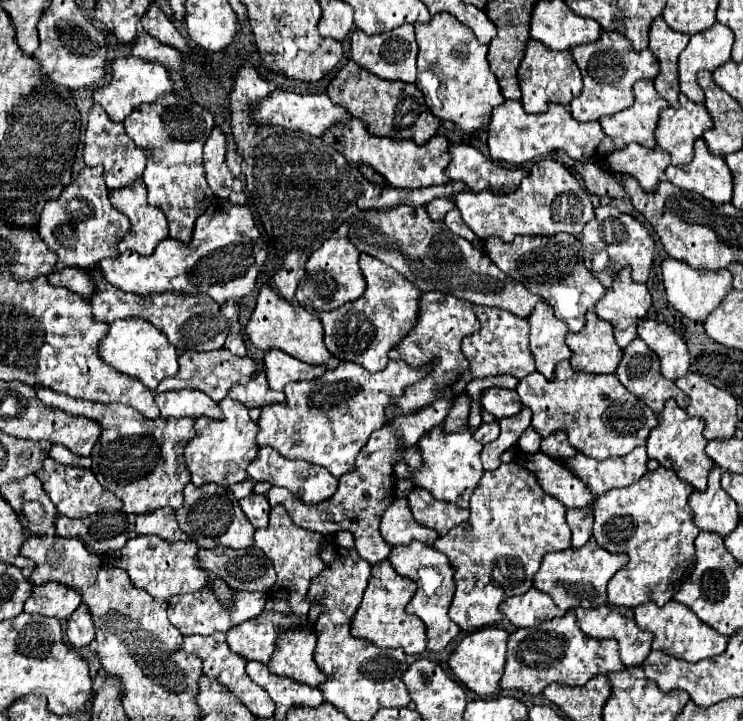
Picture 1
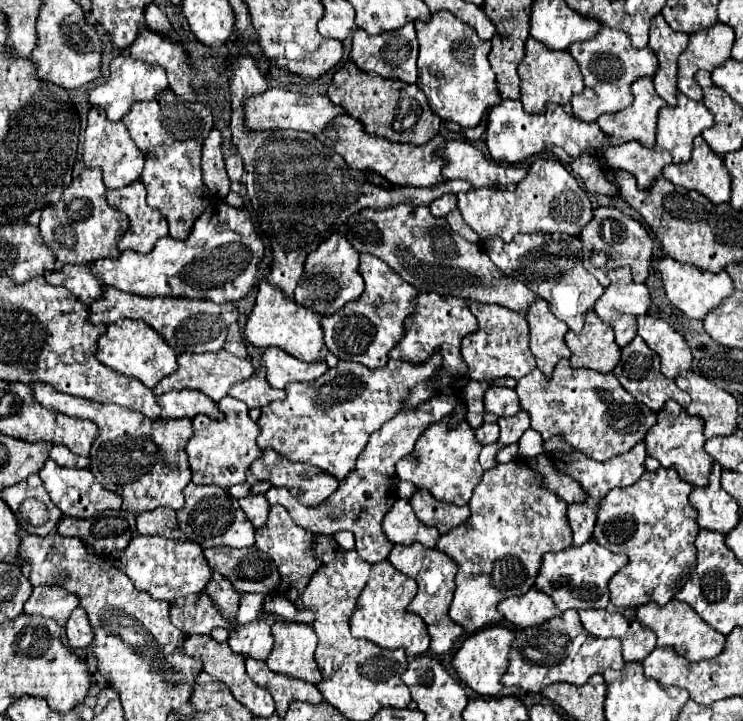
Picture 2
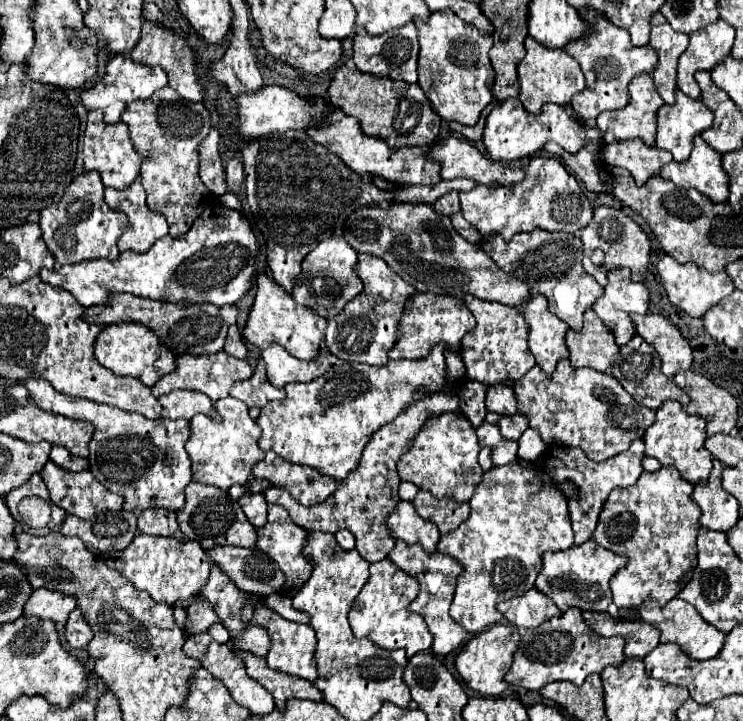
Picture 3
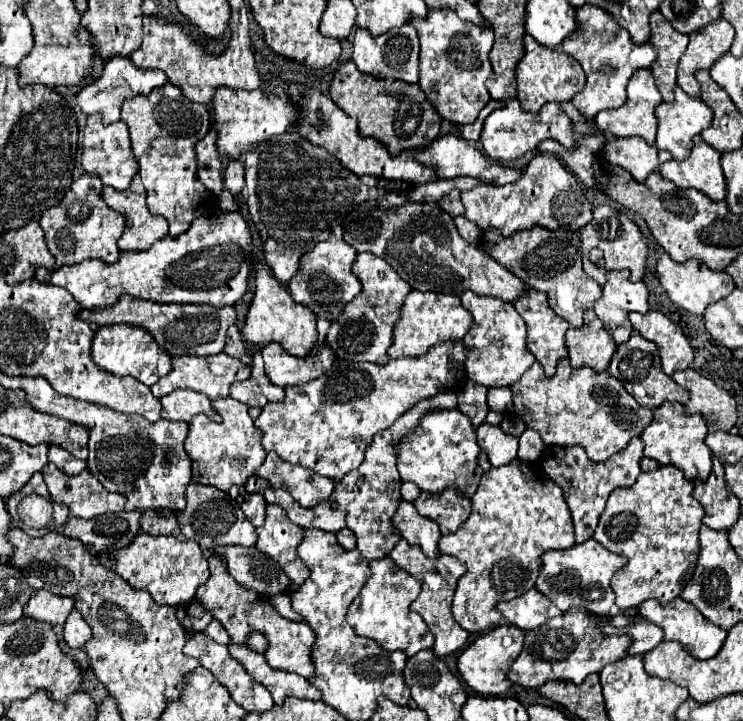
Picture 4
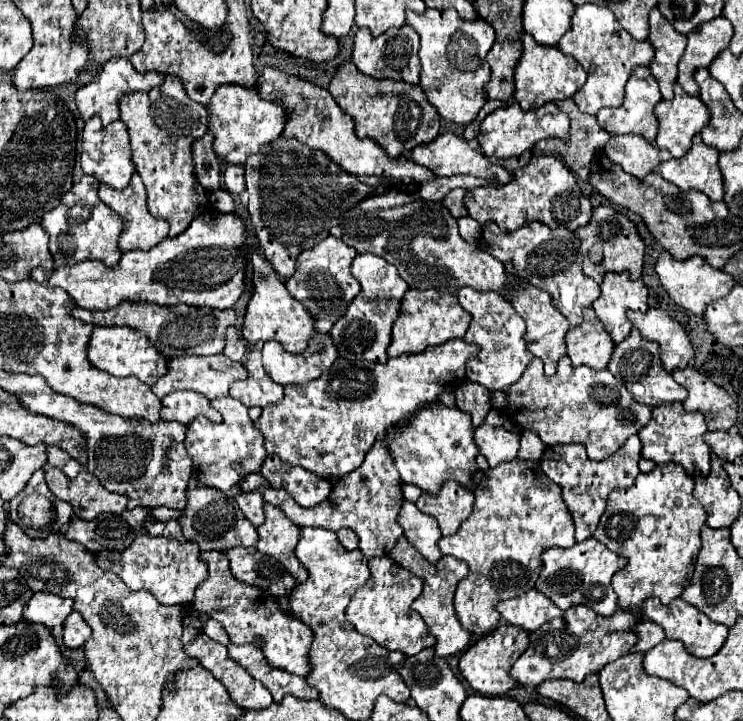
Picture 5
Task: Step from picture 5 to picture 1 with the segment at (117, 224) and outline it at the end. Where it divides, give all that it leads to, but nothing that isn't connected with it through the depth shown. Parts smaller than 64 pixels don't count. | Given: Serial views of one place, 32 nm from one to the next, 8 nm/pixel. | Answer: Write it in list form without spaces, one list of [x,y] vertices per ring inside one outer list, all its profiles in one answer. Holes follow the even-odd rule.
[[[82,168],[72,182],[60,192],[56,200],[48,200],[42,208],[38,234],[58,254],[58,266],[62,268],[96,268],[104,258],[116,258],[116,244],[130,230],[130,220],[118,212],[108,198],[110,190],[104,184],[104,168]]]

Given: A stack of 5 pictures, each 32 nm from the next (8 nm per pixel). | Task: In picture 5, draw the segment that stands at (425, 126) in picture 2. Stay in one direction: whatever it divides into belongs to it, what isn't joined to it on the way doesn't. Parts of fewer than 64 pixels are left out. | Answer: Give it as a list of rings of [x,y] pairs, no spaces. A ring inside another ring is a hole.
[[[344,62],[334,74],[328,90],[336,104],[356,120],[356,134],[360,138],[372,138],[392,158],[398,158],[402,152],[410,152],[420,144],[432,142],[440,132],[440,114],[428,102],[418,84],[414,86],[396,80],[376,80],[364,76],[354,62]]]

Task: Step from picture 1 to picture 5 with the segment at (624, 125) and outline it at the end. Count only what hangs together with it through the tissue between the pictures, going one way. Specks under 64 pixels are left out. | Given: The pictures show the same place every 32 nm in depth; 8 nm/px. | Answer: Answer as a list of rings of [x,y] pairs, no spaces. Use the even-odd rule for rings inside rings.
[[[636,68],[632,72],[628,84],[626,84],[626,98],[620,108],[604,108],[596,114],[596,120],[600,128],[604,128],[608,134],[638,134],[644,136],[648,142],[654,142],[656,130],[658,130],[658,120],[654,116],[654,106],[662,100],[660,90],[656,88],[656,80],[650,74],[650,68]]]

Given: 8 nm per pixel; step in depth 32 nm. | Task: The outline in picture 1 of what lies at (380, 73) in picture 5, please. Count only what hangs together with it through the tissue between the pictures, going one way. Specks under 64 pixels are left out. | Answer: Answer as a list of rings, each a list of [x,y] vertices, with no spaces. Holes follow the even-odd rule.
[[[404,24],[404,26],[396,28],[396,30],[374,34],[374,36],[368,36],[366,32],[354,30],[350,56],[352,56],[352,60],[360,68],[376,74],[378,78],[384,78],[384,80],[402,80],[402,82],[416,82],[418,44],[416,44],[416,38],[414,38],[414,26],[412,24]]]

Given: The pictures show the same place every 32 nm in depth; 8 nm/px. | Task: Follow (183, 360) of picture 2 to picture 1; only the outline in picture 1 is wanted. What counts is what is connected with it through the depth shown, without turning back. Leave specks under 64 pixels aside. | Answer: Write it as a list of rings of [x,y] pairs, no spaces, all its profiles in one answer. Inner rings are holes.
[[[226,348],[212,350],[212,352],[188,350],[188,352],[184,352],[180,356],[178,362],[180,362],[180,372],[176,376],[172,376],[172,378],[164,378],[158,384],[158,390],[166,392],[166,390],[180,390],[180,388],[196,388],[196,390],[206,392],[214,402],[220,402],[234,384],[252,378],[254,372],[256,372],[256,360],[254,358],[234,356]]]

